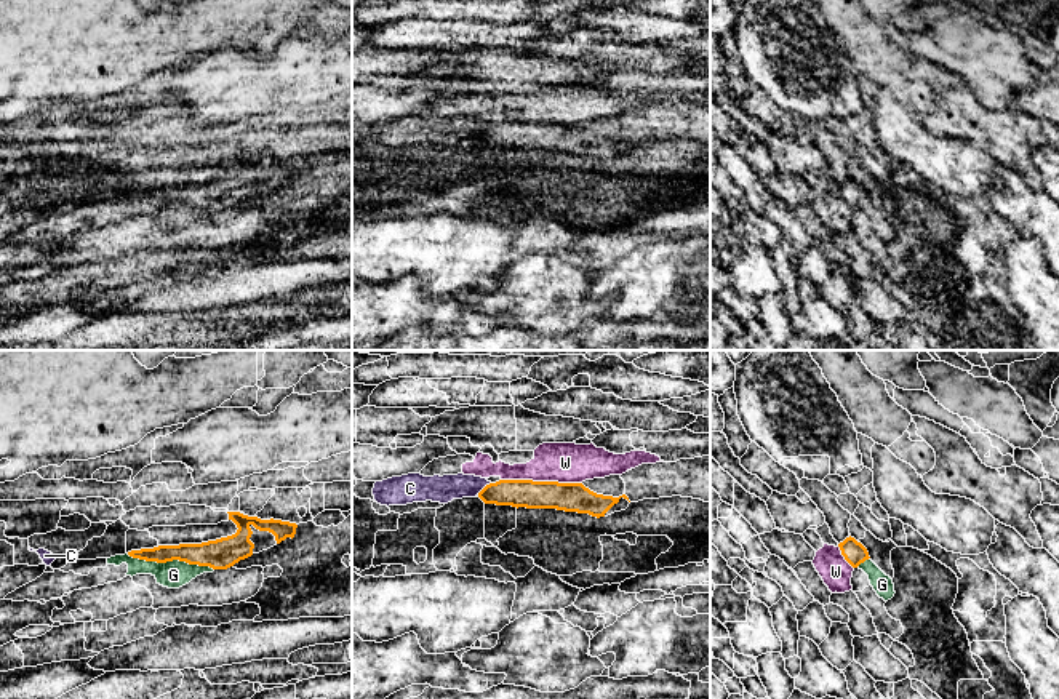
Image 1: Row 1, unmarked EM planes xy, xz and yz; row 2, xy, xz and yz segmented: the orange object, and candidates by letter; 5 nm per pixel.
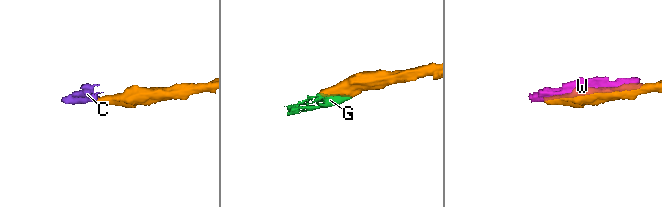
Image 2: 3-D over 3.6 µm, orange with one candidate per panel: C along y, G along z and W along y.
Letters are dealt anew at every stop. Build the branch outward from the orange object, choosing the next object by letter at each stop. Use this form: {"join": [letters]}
{"join": ["G"]}

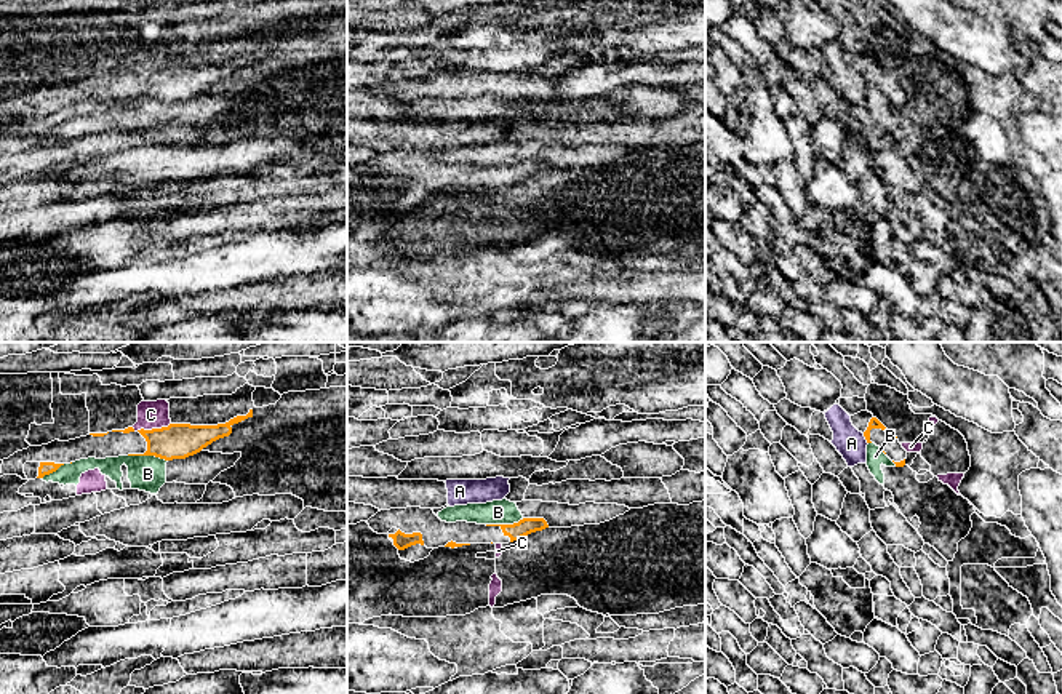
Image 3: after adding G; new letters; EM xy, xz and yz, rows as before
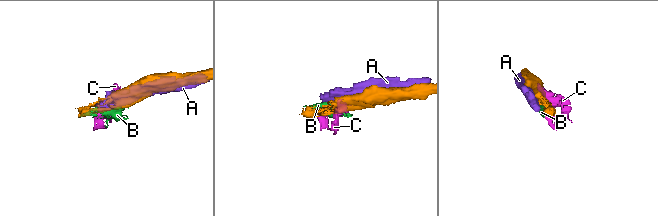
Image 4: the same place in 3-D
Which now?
{"join": []}

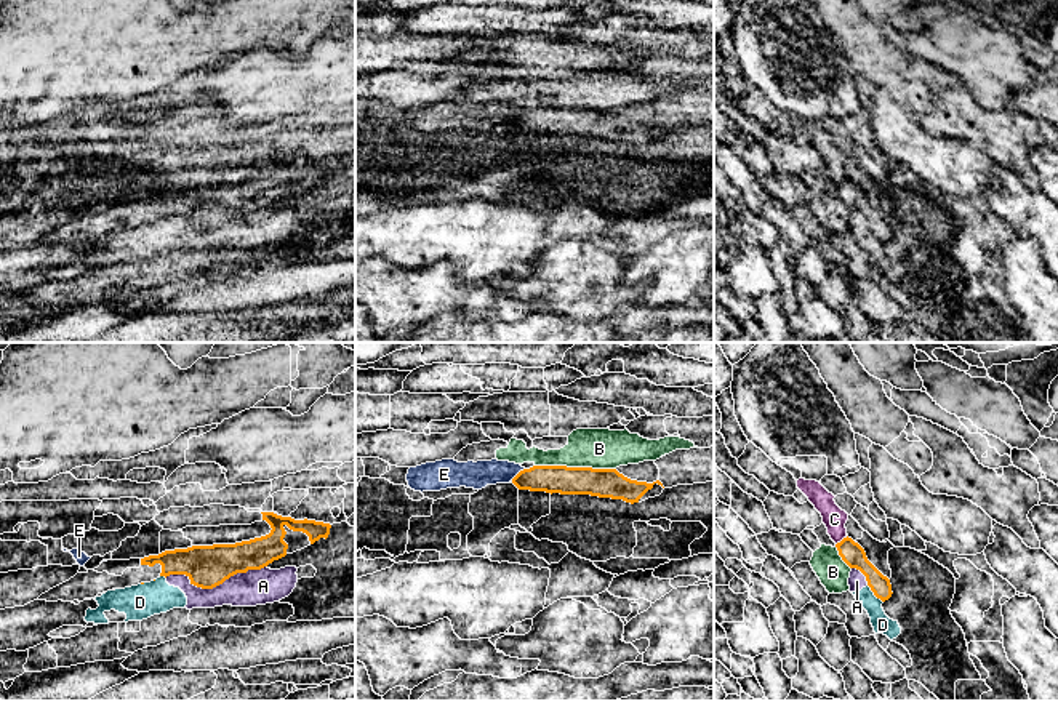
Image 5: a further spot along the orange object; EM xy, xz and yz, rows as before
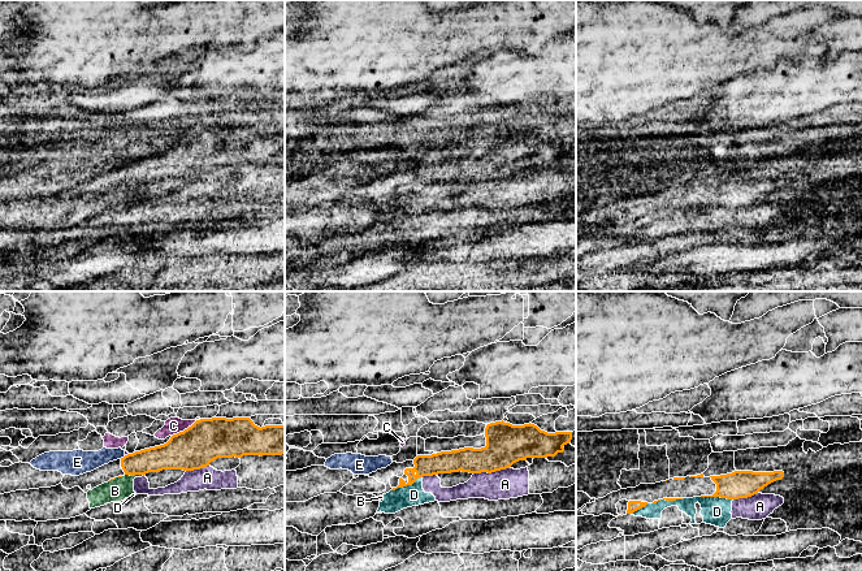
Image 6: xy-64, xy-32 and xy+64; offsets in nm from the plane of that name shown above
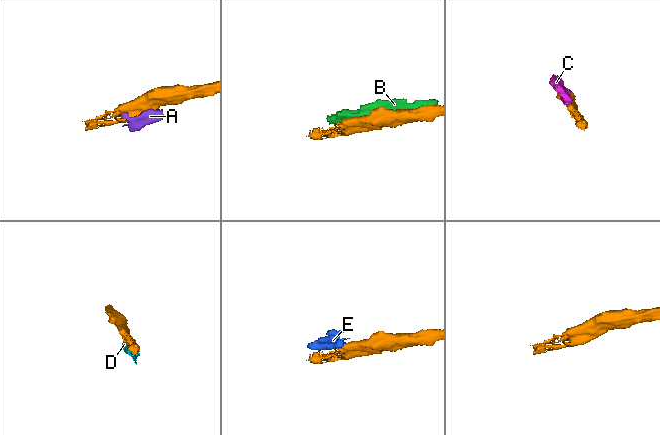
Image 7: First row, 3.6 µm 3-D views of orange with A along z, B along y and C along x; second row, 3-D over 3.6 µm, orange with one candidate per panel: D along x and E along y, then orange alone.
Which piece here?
{"join": []}

